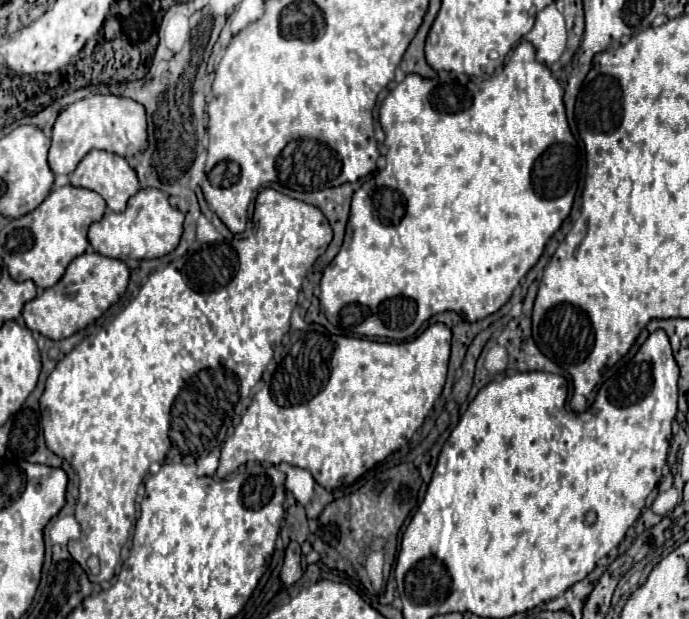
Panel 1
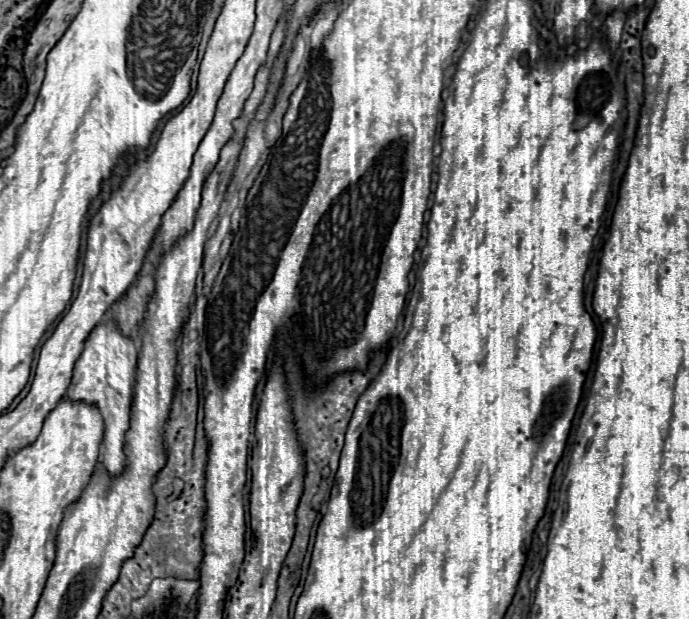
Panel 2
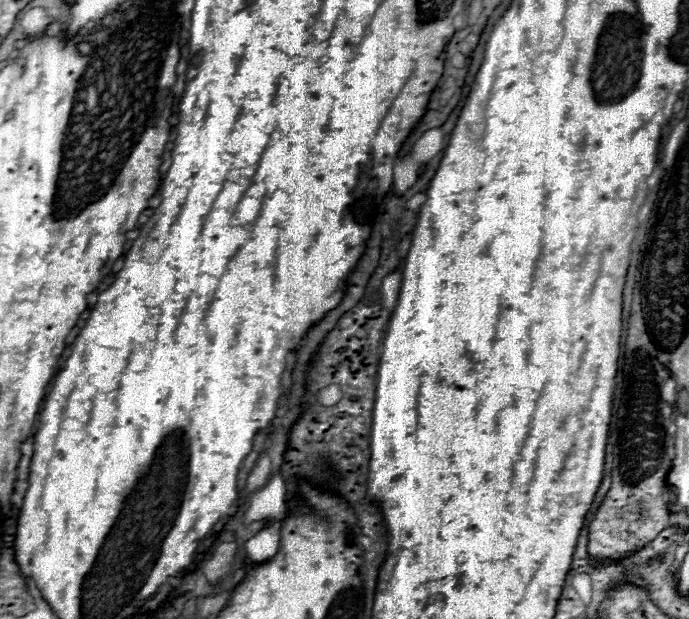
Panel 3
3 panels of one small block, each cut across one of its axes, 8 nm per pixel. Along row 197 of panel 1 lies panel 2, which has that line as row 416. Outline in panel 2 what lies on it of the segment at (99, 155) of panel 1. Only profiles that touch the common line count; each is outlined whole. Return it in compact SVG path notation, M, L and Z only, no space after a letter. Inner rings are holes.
M102 320L88 336L84 352L74 366L72 384L66 398L72 402L86 402L100 410L104 418L104 458L102 466L110 476L122 476L126 470L126 432L130 428L130 412L136 384L136 344L124 338L112 320Z

